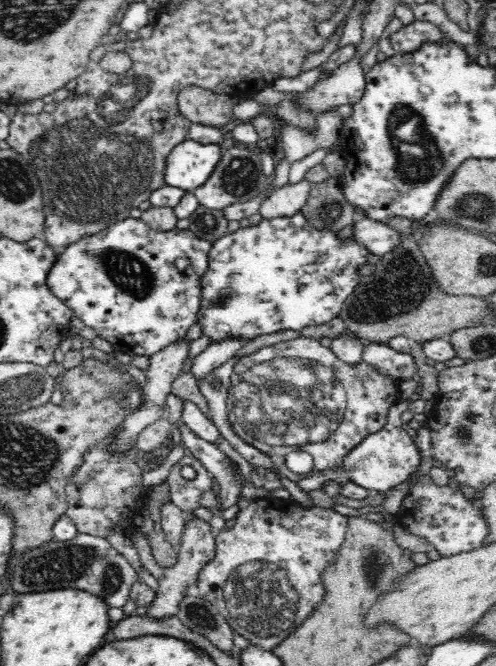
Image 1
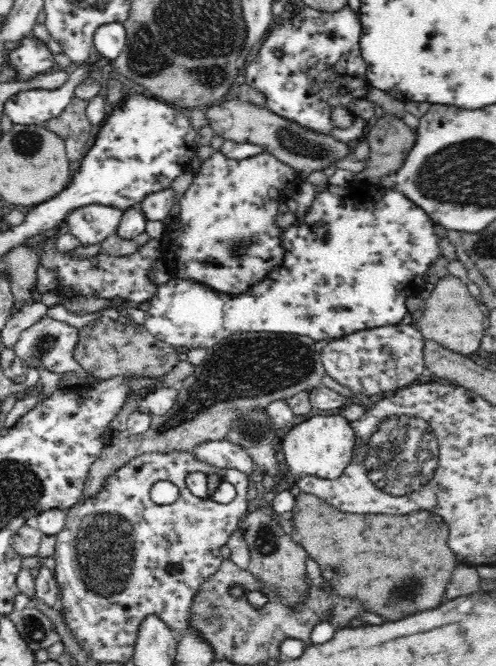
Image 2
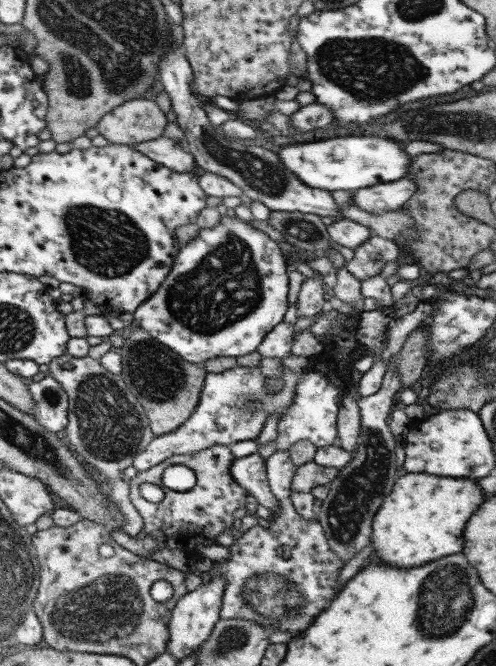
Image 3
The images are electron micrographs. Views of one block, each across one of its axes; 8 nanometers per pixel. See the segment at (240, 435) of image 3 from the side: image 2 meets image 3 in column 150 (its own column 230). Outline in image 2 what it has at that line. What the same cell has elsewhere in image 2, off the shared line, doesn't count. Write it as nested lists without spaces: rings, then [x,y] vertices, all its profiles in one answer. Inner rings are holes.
[[[228,440],[202,442],[193,449],[196,458],[218,468],[236,468],[247,476],[256,470],[248,452]]]

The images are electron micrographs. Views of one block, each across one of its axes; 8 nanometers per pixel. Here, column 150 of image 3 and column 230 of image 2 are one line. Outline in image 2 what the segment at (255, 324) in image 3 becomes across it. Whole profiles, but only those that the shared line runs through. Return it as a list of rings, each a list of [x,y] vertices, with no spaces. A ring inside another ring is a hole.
[[[386,188],[386,192],[376,192],[376,194],[370,194],[364,200],[354,200],[354,202],[348,196],[342,196],[340,198],[340,194],[334,194],[334,192],[326,189],[324,192],[317,193],[315,196],[311,206],[305,212],[304,223],[295,222],[290,227],[284,229],[284,232],[279,237],[282,241],[285,256],[280,266],[275,266],[272,270],[269,270],[263,279],[260,279],[255,285],[249,286],[245,293],[228,296],[228,294],[216,293],[216,291],[213,291],[208,285],[204,285],[204,283],[172,276],[170,280],[157,286],[156,294],[151,298],[149,302],[150,306],[145,314],[144,325],[152,336],[163,340],[166,344],[174,347],[186,346],[188,350],[192,350],[192,348],[212,349],[212,346],[216,346],[224,338],[240,332],[300,334],[308,336],[308,338],[316,342],[320,342],[320,340],[332,340],[332,338],[339,339],[359,330],[398,325],[398,322],[409,312],[406,309],[405,302],[406,300],[410,300],[408,295],[413,294],[415,291],[413,284],[423,279],[429,266],[438,256],[442,255],[442,250],[440,250],[440,246],[438,245],[438,237],[436,236],[436,232],[434,232],[432,223],[431,218],[426,214],[424,209],[420,208],[409,198],[406,198],[396,188]]]

